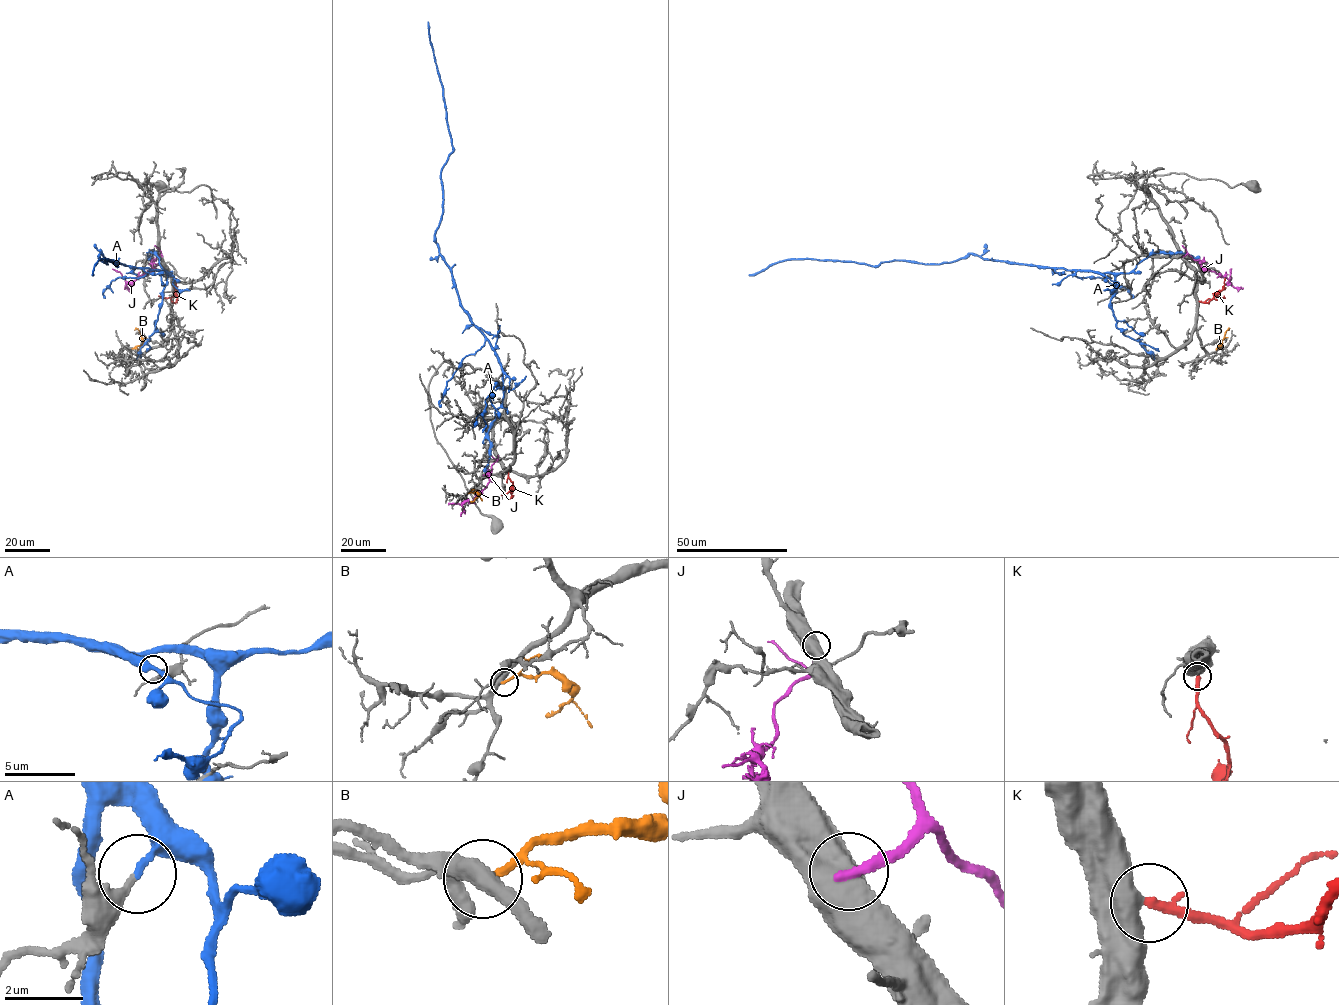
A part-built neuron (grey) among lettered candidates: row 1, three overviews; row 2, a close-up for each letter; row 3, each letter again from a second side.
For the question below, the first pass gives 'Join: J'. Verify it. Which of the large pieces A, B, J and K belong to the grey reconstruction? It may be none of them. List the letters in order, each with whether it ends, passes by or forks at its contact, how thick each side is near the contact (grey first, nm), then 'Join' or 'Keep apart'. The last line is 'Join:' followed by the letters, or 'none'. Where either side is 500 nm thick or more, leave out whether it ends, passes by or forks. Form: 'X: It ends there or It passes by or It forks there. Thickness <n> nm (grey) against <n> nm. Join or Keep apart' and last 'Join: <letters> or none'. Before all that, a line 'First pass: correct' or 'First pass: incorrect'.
First pass: incorrect
A: It ends there. Thickness 280 nm (grey) against 160 nm. Keep apart
B: It ends there. Thickness 460 nm (grey) against 200 nm. Keep apart
J: Thickness 750 nm (grey) against 260 nm. Keep apart
K: Thickness 700 nm (grey) against 280 nm. Join
Join: K

